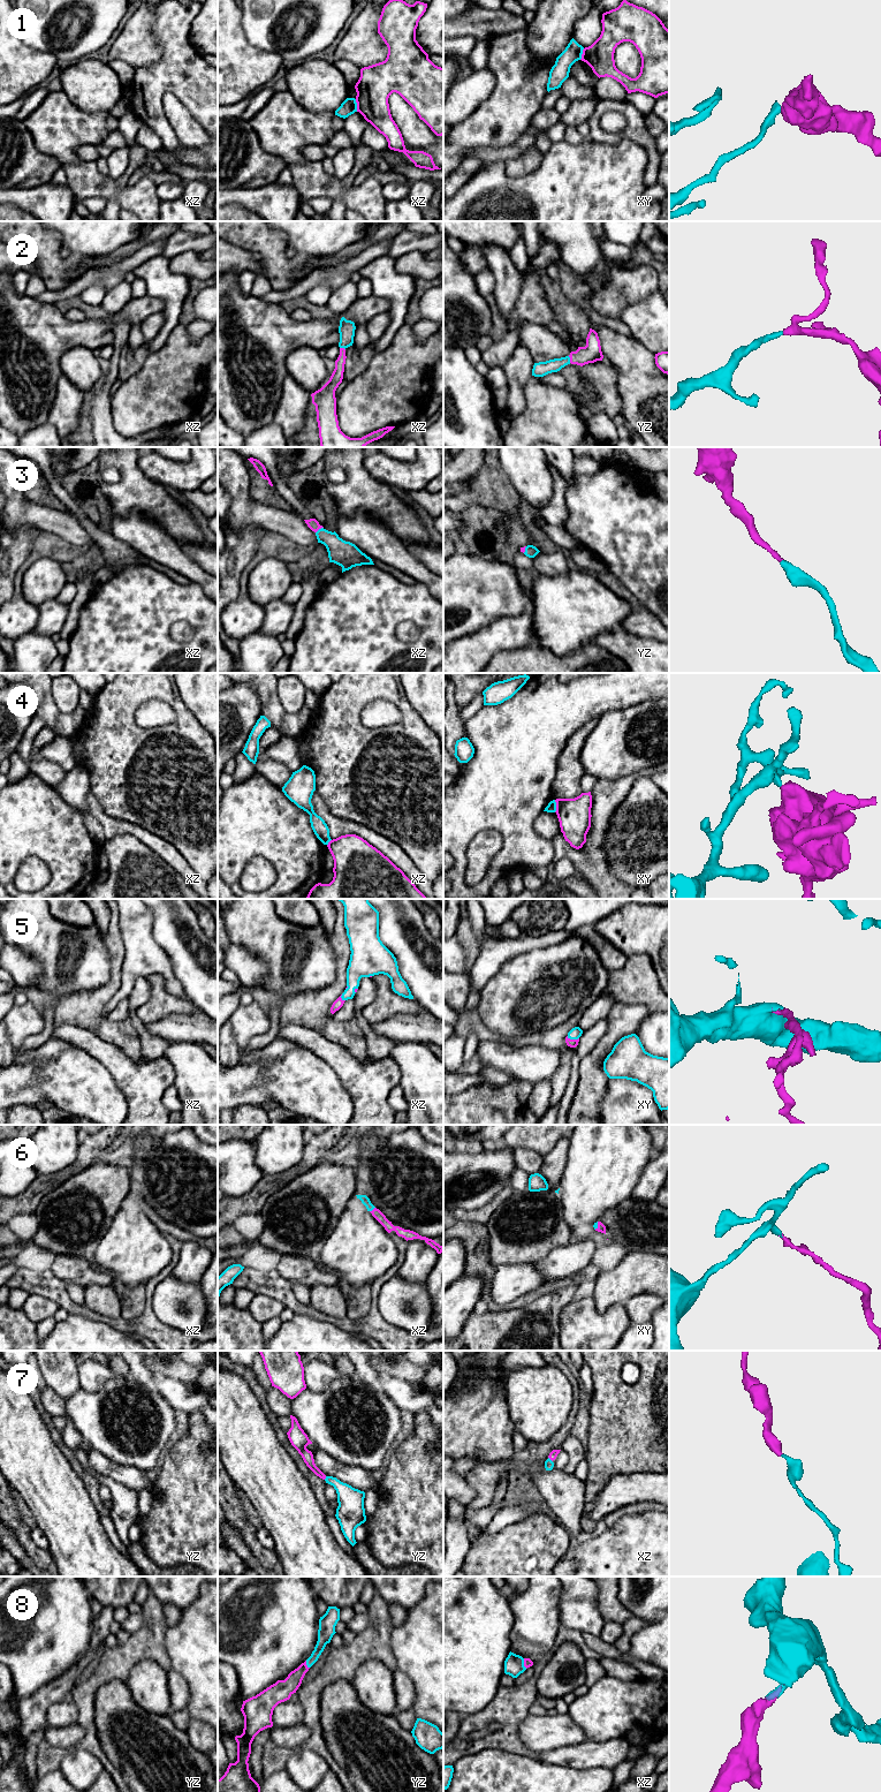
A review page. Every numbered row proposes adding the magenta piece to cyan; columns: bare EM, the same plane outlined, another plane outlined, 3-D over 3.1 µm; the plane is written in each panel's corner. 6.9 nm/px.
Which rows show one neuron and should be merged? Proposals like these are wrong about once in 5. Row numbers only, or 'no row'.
2, 3, 5, 6, 7, 8

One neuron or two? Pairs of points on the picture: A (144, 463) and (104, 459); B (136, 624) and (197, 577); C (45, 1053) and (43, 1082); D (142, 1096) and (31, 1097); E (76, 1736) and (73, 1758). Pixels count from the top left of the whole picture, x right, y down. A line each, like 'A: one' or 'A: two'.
A: two
B: two
C: two
D: two
E: two

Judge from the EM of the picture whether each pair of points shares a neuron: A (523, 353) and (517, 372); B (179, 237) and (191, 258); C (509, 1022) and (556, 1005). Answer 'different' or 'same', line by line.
A: same
B: different
C: same

